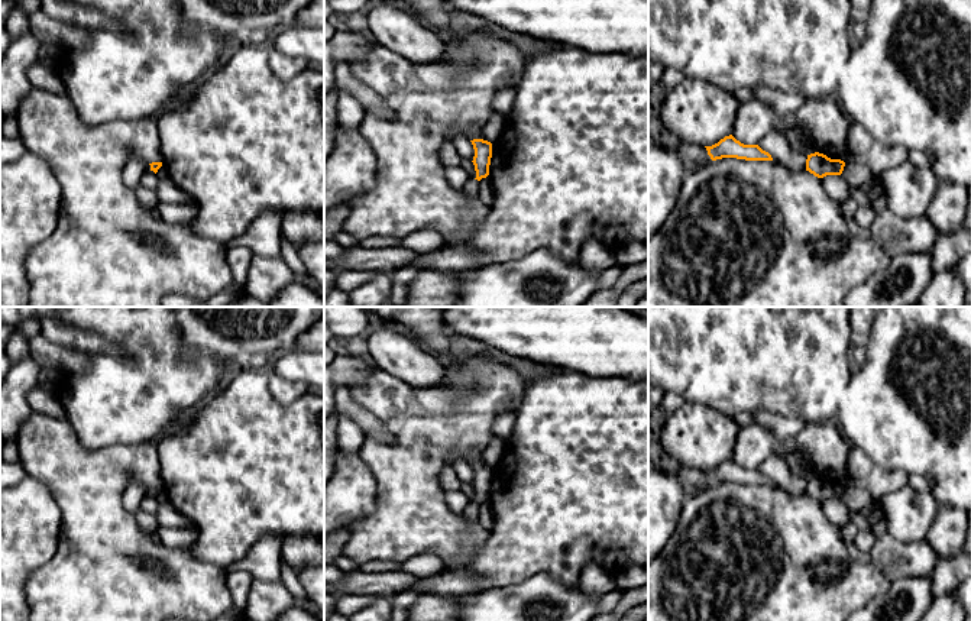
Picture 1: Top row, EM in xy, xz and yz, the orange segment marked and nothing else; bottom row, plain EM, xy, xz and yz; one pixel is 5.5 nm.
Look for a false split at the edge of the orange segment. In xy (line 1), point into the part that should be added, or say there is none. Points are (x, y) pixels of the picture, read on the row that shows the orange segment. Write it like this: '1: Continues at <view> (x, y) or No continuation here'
1: No continuation here

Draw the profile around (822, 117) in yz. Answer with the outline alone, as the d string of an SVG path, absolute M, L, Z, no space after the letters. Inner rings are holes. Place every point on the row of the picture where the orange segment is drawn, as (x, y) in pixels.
M835 94L807 98L794 113L776 119L776 130L781 135L790 127L803 127L810 135L816 152L842 161L849 120Z

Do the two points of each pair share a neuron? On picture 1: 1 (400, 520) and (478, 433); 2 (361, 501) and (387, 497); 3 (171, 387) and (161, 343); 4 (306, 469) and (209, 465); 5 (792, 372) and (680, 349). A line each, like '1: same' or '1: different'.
1: same
2: different
3: same
4: same
5: same

